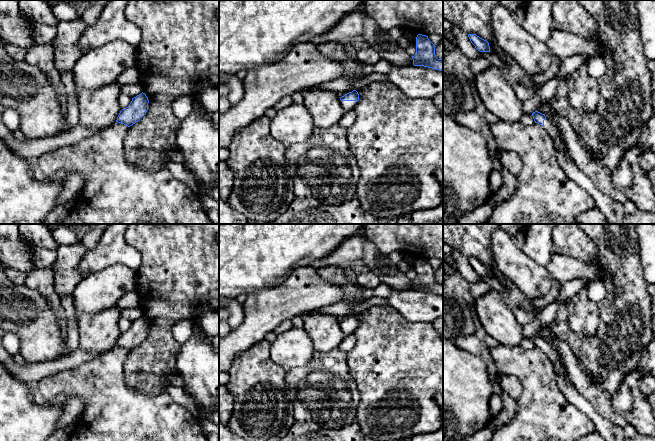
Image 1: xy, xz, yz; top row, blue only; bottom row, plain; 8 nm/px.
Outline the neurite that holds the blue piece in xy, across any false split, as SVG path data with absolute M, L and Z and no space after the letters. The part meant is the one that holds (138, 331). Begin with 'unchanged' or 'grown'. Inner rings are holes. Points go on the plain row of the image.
unchanged; M142 316L132 322L128 331L120 335L116 346L124 348L128 351L132 350L146 338L148 334L148 327L148 321Z

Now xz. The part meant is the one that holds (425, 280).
unchanged; M418 258L416 261L416 277L412 280L414 290L424 290L443 296L443 283L435 279L435 269L428 260Z

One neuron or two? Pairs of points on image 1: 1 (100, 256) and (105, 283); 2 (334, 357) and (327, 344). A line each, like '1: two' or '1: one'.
1: two
2: two

